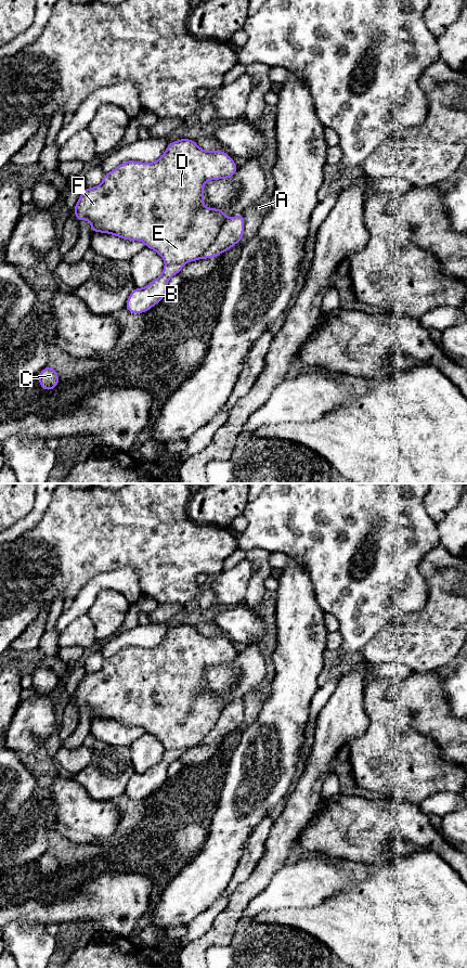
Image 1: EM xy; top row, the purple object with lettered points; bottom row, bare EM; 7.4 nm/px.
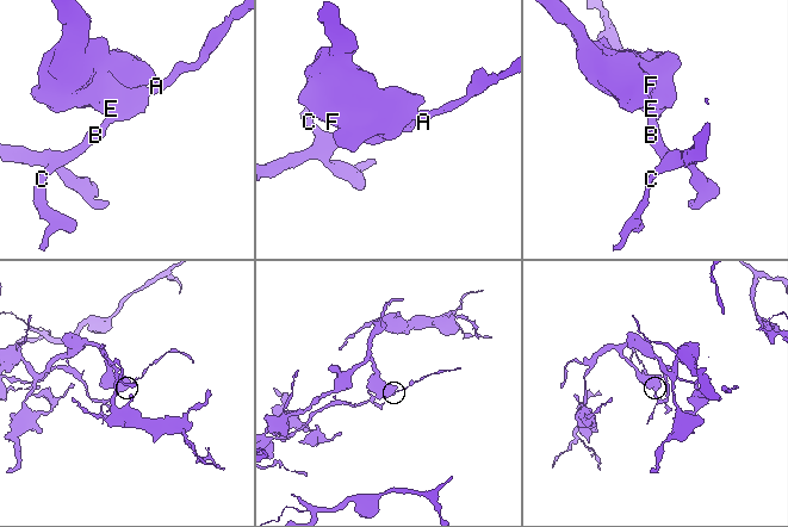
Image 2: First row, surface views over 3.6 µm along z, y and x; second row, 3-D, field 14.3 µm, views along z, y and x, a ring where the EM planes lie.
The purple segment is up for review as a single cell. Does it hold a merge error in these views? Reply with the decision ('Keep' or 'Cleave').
Cleave

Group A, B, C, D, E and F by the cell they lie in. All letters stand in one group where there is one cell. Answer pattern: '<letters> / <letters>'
A B C / D E F

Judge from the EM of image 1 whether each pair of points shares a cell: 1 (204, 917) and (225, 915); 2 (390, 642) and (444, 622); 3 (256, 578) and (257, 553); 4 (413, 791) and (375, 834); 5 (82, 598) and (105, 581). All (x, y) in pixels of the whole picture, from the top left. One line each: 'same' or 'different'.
1: different
2: same
3: same
4: different
5: same

